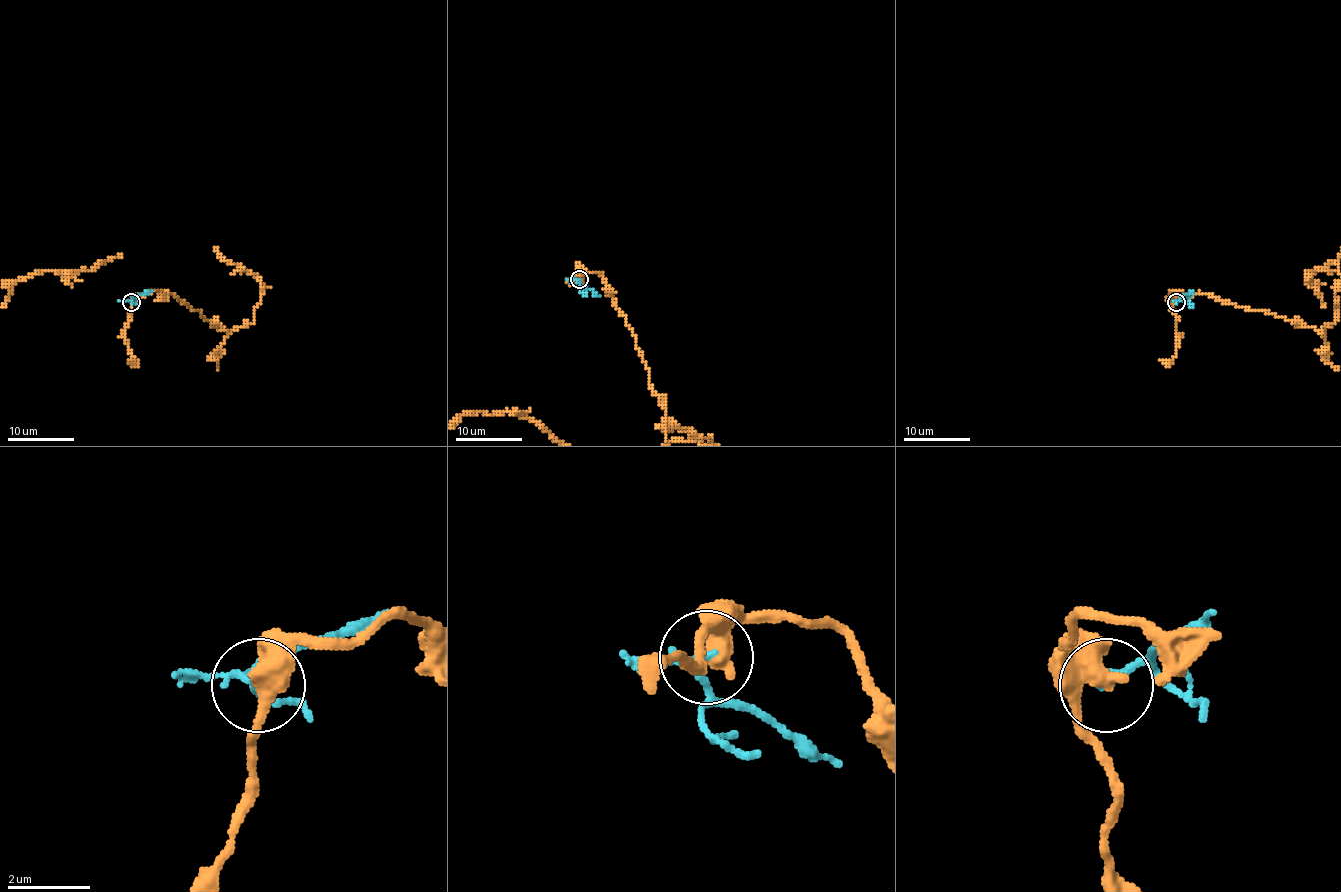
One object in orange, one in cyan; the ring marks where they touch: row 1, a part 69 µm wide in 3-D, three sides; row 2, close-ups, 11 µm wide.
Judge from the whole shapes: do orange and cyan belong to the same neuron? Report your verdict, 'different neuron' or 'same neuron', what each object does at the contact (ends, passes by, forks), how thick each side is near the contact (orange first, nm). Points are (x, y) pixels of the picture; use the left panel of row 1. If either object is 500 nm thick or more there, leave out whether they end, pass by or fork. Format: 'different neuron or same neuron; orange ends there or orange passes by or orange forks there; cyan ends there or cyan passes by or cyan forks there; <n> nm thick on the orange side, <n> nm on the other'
different neuron; orange passes by; cyan passes by; 440 nm thick on the orange side, 150 nm on the other

